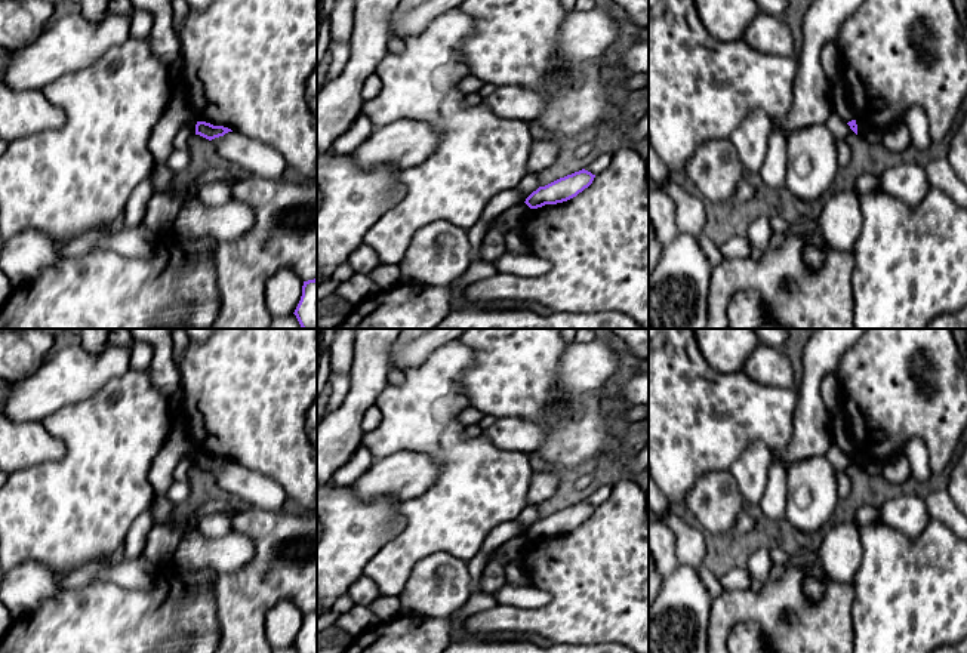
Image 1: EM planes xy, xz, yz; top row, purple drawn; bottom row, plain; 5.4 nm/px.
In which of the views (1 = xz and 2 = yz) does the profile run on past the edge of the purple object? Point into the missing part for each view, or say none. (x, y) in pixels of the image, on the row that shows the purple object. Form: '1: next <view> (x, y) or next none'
1: next none
2: next none

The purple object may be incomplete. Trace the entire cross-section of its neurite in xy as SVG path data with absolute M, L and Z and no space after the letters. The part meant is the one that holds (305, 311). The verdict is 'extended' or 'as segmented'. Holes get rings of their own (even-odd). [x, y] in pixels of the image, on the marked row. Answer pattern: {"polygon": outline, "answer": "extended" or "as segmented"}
{"polygon": "M317 278L304 281L302 296L293 314L302 329L317 329Z", "answer": "as segmented"}

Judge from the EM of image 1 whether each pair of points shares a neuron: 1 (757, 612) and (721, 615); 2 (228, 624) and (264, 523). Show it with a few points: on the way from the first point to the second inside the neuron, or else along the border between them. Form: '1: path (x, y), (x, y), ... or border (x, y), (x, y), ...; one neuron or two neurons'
1: path (748, 612), (730, 612); one neuron
2: path (245, 598), (258, 585), (264, 569), (264, 548); one neuron

